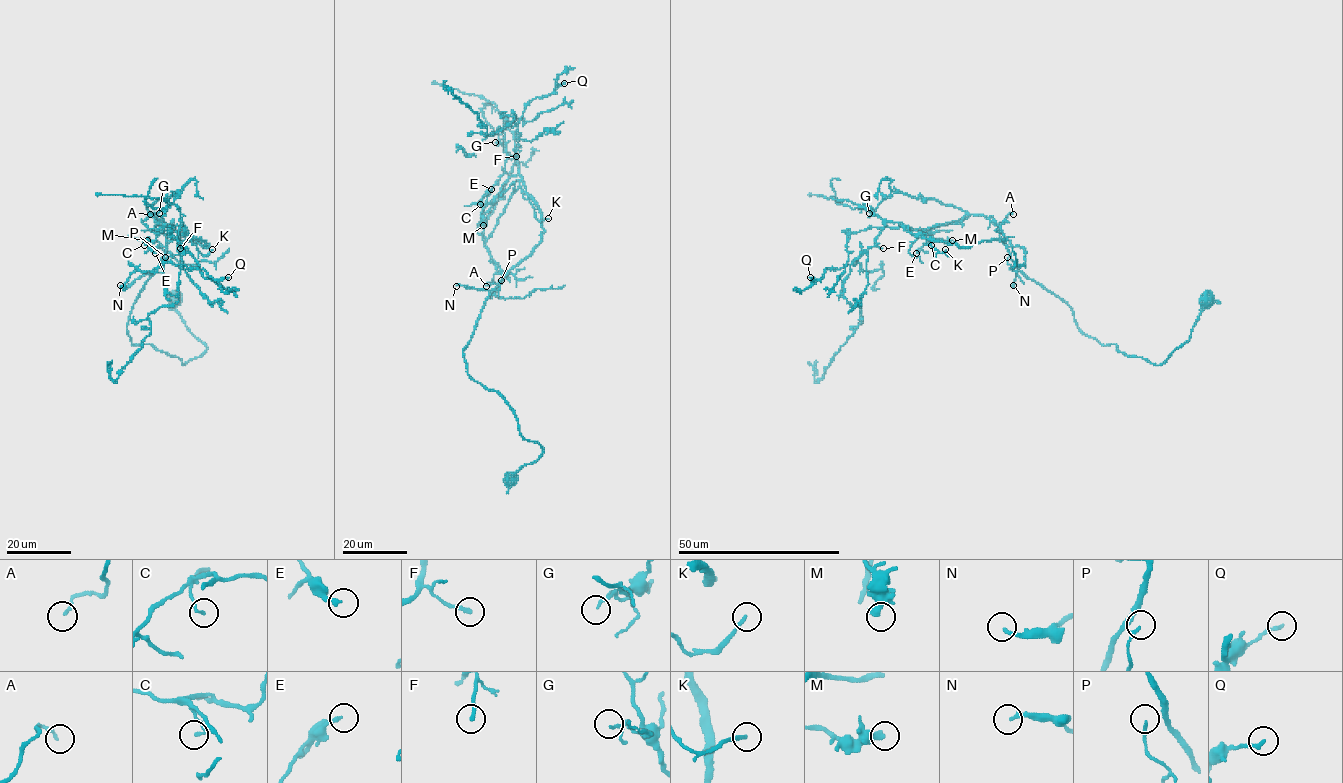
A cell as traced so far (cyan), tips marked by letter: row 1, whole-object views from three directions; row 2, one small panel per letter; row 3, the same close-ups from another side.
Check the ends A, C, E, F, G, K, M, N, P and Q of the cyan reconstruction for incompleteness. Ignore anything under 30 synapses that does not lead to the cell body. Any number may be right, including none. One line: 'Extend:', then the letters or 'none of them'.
Extend: none of them

